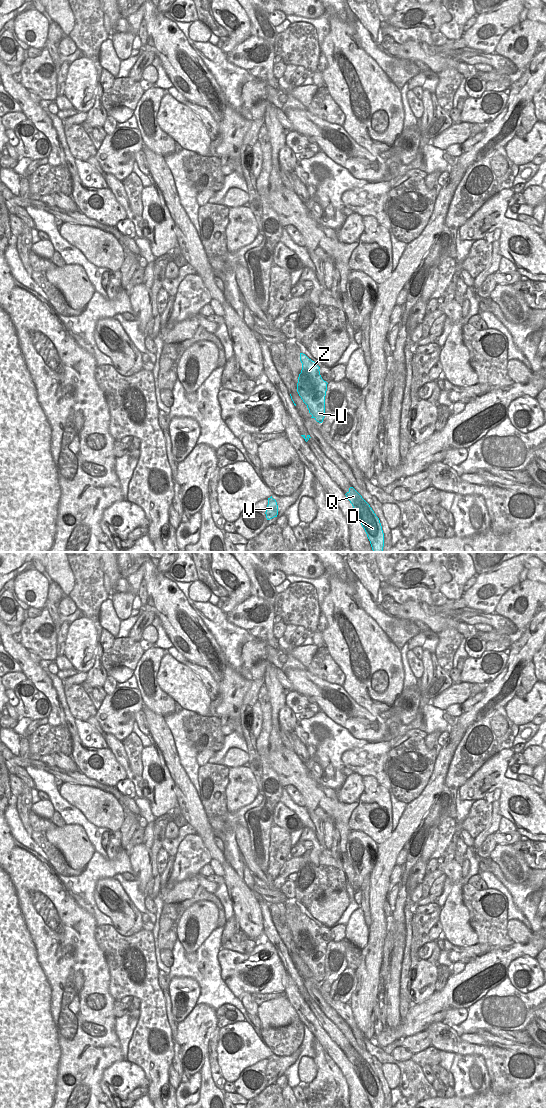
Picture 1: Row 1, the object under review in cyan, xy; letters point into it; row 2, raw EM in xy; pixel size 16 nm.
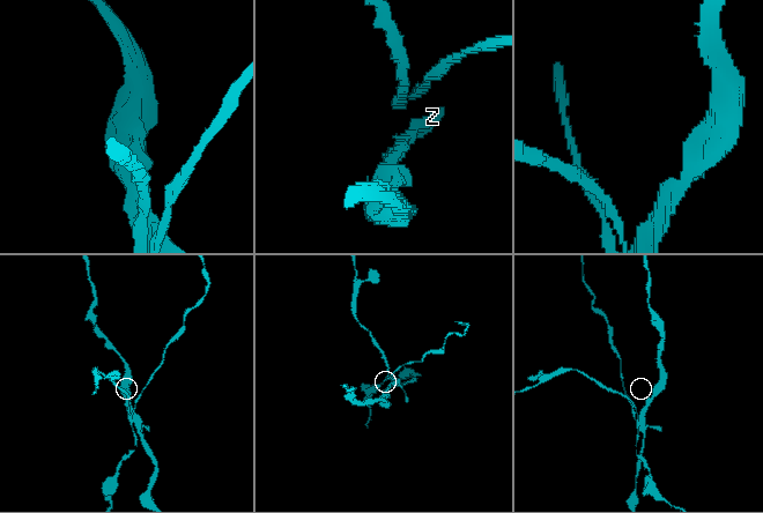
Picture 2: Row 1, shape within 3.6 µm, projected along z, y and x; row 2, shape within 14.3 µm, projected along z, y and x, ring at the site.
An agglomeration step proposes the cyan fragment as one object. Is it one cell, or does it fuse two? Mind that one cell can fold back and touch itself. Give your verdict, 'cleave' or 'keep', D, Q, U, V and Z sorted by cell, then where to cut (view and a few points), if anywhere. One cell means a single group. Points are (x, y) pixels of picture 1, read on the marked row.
cleave; groups D Q U Z / V; cut xy (307, 406), (315, 417)

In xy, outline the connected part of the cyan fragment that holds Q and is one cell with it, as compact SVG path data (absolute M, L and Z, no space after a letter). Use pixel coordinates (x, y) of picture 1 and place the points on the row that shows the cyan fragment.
M350 487L345 495L367 534L373 552L383 552L384 533L379 518L353 487Z

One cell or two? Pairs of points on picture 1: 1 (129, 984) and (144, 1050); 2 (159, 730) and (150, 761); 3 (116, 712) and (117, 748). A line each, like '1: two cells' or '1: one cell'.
1: one cell
2: two cells
3: two cells

